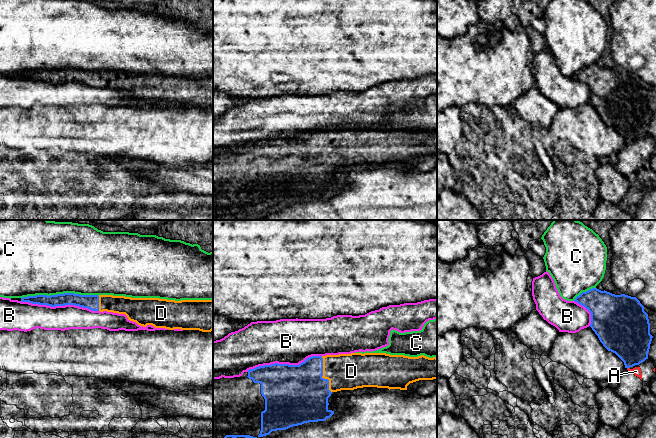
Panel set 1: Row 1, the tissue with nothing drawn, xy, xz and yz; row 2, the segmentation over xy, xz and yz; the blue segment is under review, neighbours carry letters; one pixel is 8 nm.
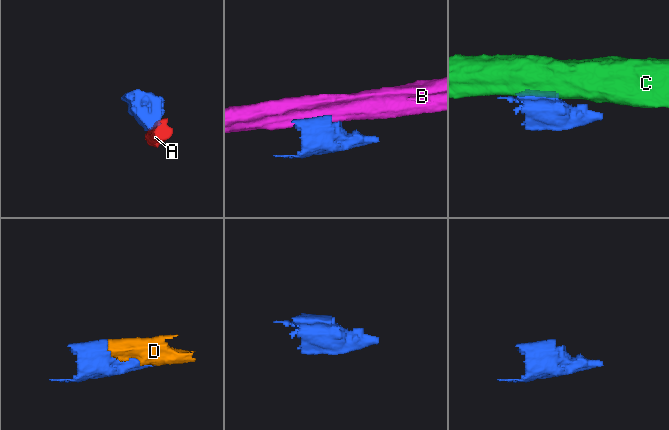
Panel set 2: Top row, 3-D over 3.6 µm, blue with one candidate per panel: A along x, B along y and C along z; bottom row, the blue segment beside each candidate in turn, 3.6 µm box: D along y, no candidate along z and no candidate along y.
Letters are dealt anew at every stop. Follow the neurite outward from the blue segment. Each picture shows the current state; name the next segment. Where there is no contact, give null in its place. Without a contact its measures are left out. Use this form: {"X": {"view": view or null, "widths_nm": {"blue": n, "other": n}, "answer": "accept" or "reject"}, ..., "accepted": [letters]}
{"A": {"view": "yz", "widths_nm": {"blue": 360, "other": 70}, "answer": "reject"}, "B": {"view": "xy", "widths_nm": {"blue": 110, "other": 220}, "answer": "reject"}, "C": {"view": "xy", "widths_nm": {"blue": 110, "other": 500}, "answer": "reject"}, "D": {"view": "xz", "widths_nm": {"blue": 480, "other": 280}, "answer": "accept"}, "accepted": ["D"]}

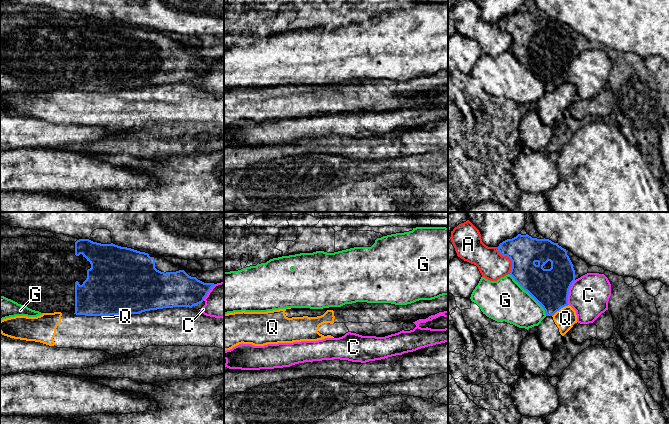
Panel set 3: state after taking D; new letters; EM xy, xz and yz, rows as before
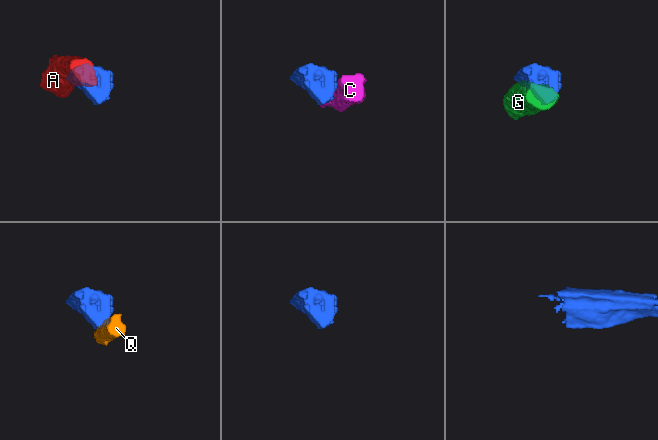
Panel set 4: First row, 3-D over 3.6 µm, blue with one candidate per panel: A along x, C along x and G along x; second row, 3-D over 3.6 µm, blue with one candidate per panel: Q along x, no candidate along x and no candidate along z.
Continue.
{"A": {"view": "yz", "widths_nm": {"blue": 260, "other": 220}, "answer": "reject"}, "C": {"view": "yz", "widths_nm": {"blue": 300, "other": 320}, "answer": "reject"}, "G": {"view": "yz", "widths_nm": {"blue": 300, "other": 340}, "answer": "reject"}, "Q": {"view": "yz", "widths_nm": {"blue": 300, "other": 170}, "answer": "reject"}, "accepted": []}

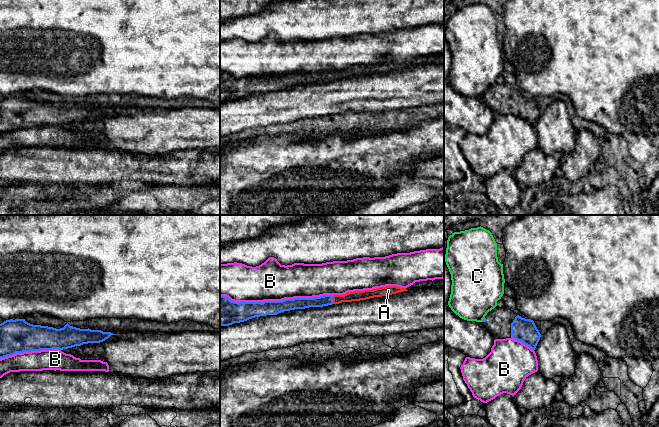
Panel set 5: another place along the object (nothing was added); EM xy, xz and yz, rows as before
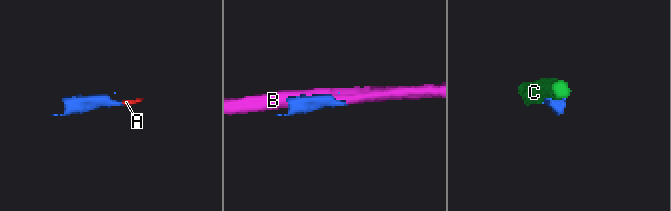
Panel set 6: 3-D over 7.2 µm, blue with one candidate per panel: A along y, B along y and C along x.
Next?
{"A": {"view": "xz", "widths_nm": {"blue": 100, "other": 80}, "answer": "accept"}, "B": {"view": "xz", "widths_nm": {"blue": 140, "other": 320}, "answer": "reject"}, "C": {"view": "yz", "widths_nm": {"blue": 30, "other": 400}, "answer": "reject"}, "accepted": ["A"]}

